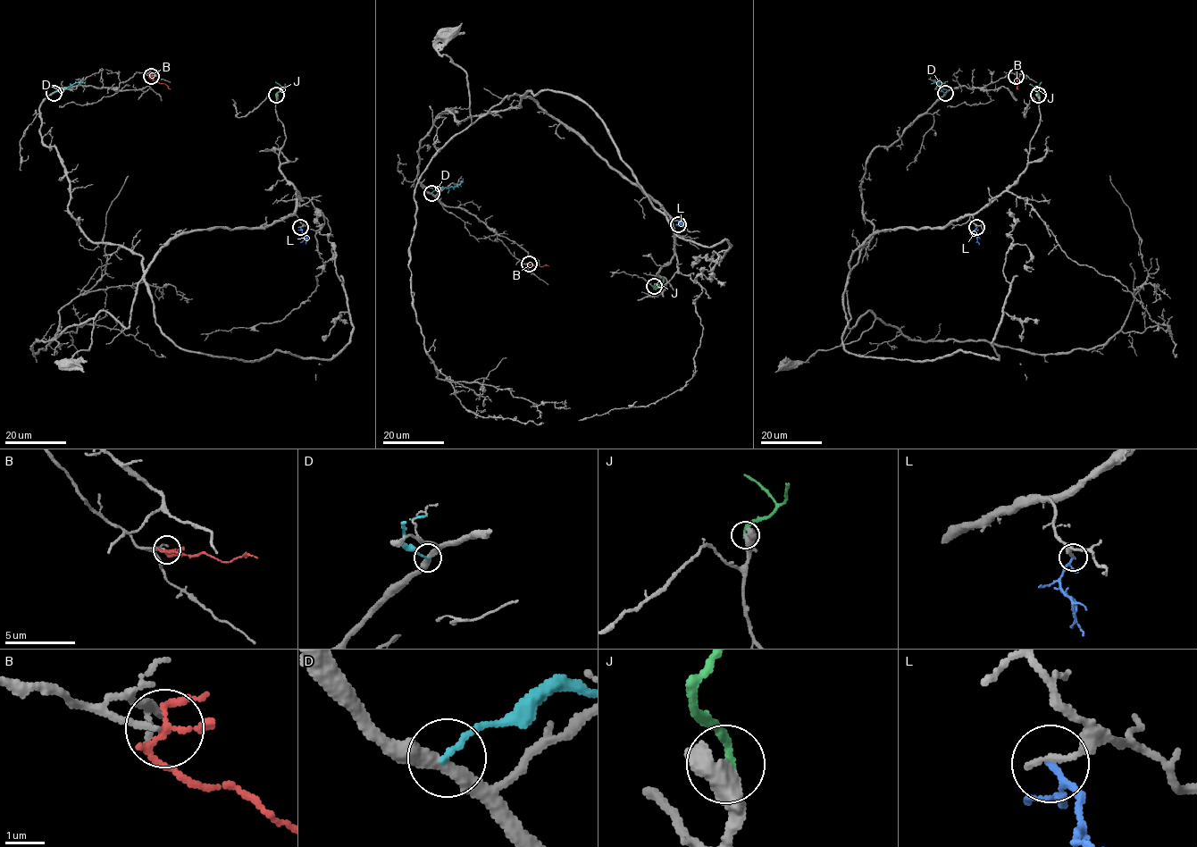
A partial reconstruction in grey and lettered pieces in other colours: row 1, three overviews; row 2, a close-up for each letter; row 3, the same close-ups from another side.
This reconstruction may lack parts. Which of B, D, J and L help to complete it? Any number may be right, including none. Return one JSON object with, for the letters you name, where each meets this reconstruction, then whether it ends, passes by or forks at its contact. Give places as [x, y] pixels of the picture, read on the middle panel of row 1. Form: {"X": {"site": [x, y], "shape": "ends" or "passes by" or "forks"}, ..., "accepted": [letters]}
{"B": {"site": [529, 264], "shape": "forks"}, "J": {"site": [654, 286], "shape": "ends"}, "accepted": ["B", "J"]}

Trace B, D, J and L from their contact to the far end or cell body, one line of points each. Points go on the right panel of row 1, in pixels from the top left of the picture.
B: (1017, 76), (1017, 88)
D: (945, 93), (940, 89), (938, 82), (931, 83)
J: (1038, 95), (1036, 88), (1042, 82)
L: (976, 227), (975, 233), (976, 242)

